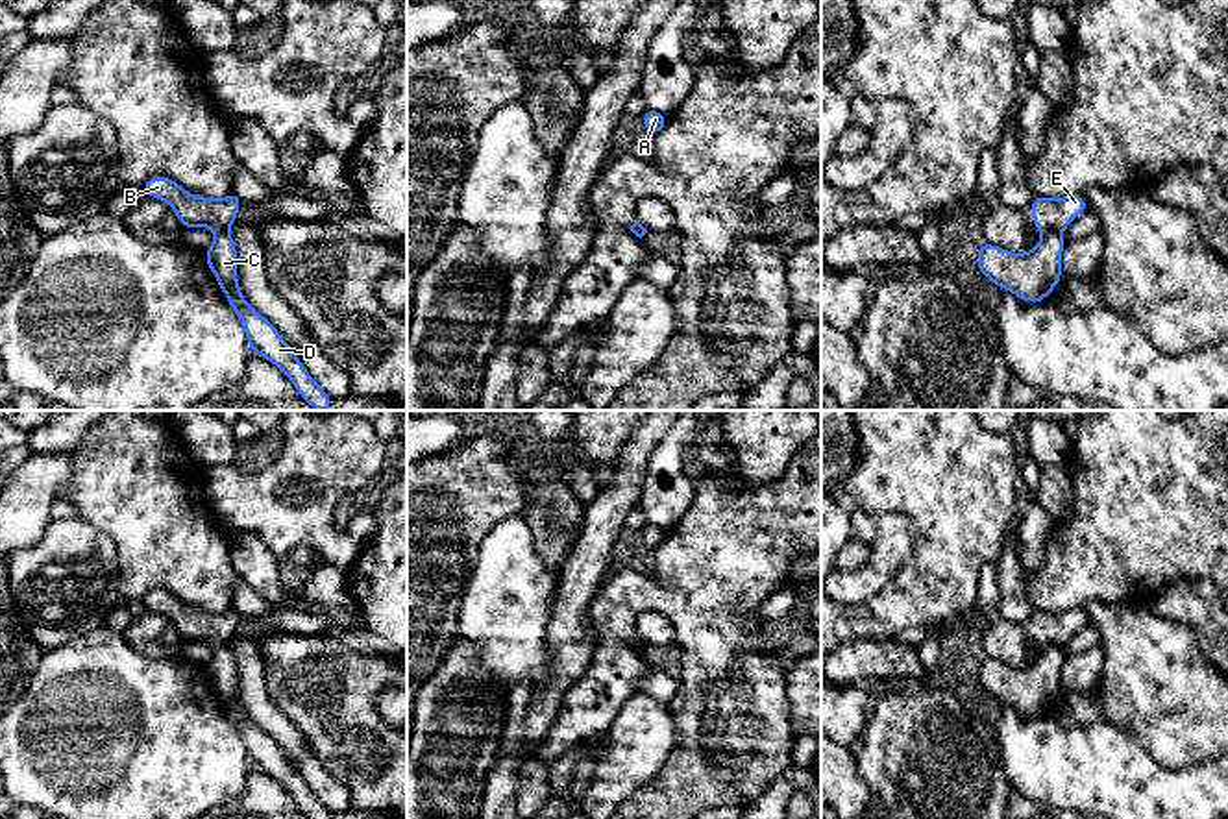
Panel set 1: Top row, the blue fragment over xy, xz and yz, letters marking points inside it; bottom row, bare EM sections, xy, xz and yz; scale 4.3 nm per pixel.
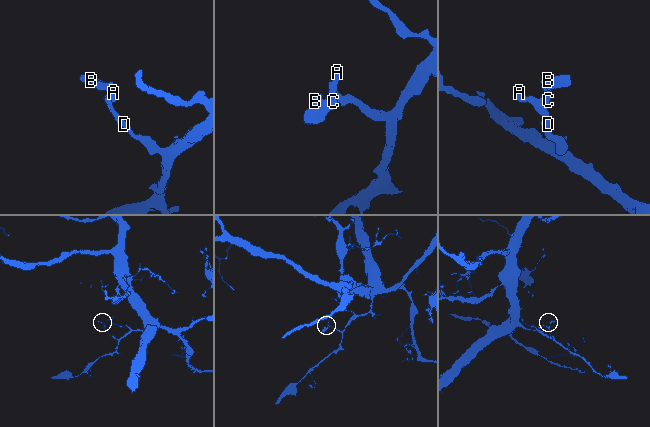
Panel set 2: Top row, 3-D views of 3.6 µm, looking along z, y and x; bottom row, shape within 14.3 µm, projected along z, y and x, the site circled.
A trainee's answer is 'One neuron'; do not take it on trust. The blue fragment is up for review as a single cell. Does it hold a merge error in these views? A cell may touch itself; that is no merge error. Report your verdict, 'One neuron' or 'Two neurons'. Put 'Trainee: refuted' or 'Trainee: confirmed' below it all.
Two neurons
Trainee: refuted

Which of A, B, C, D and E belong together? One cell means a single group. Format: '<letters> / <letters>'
A C D / B E

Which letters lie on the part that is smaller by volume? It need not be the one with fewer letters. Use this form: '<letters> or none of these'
B, E

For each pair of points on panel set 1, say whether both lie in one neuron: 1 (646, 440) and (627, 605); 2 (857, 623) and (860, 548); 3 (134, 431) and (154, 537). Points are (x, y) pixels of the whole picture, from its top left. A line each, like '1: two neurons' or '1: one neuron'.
1: two neurons
2: two neurons
3: one neuron

